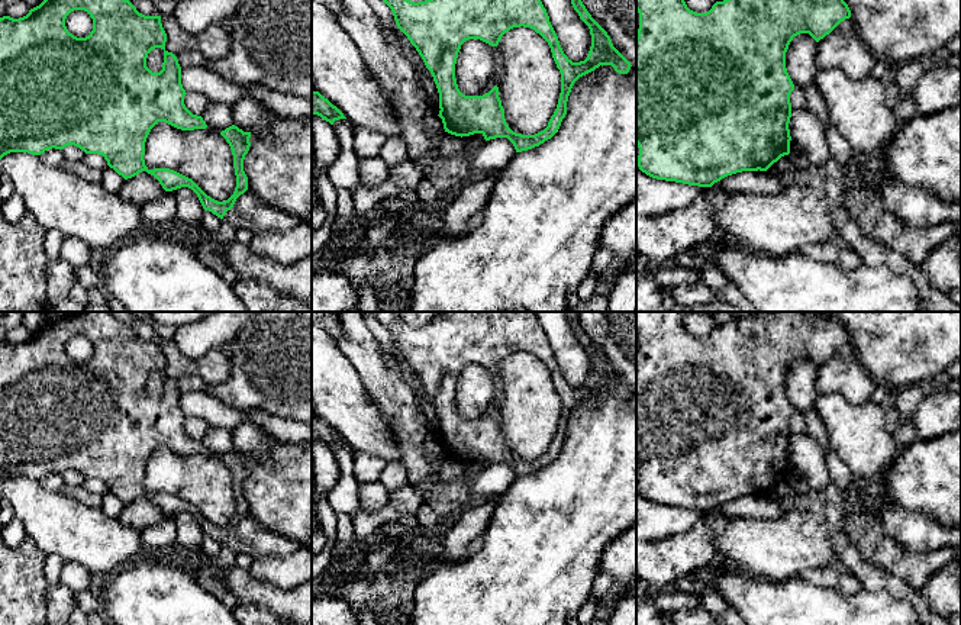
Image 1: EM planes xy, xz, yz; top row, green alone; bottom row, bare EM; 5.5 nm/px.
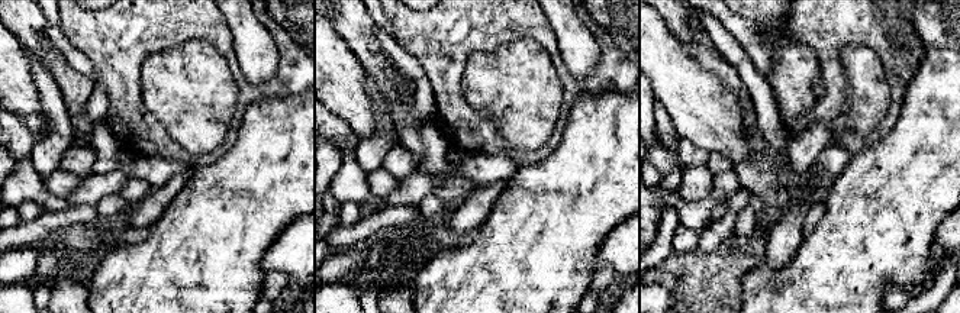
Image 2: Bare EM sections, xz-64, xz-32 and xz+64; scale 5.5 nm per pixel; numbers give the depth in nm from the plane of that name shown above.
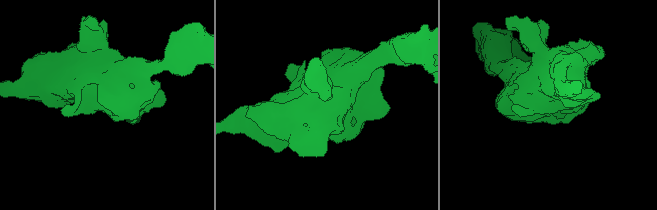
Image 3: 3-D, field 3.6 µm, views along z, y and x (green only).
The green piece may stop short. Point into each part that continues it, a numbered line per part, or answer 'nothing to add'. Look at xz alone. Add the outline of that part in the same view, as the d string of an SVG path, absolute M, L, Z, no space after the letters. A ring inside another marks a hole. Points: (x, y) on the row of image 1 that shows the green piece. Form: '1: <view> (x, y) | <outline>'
nothing to add

